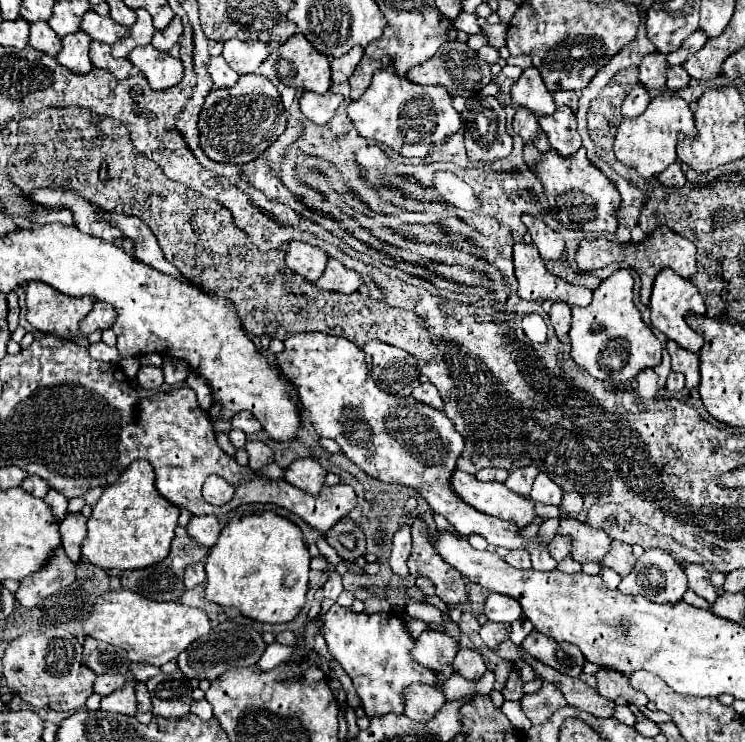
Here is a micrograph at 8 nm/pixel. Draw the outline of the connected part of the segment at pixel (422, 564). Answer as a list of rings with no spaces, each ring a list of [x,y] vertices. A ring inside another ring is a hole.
[[[413,519],[411,535],[413,535],[413,549],[407,559],[409,573],[413,577],[431,579],[435,585],[437,597],[443,603],[447,603],[449,607],[465,603],[467,601],[465,581],[459,575],[459,571],[455,571],[451,565],[443,563],[443,559],[435,553],[423,519]]]

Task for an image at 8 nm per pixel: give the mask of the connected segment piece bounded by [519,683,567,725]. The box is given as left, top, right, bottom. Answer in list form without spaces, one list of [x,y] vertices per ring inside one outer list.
[[[543,683],[543,689],[539,693],[525,695],[519,703],[523,713],[529,717],[533,725],[545,723],[557,709],[567,705],[567,701],[563,699],[563,693],[557,691],[551,683]]]

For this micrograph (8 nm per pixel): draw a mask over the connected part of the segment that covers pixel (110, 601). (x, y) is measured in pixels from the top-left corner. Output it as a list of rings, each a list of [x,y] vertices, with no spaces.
[[[127,589],[107,591],[95,599],[93,613],[83,621],[83,631],[87,637],[107,641],[129,653],[129,661],[149,663],[161,667],[163,663],[177,659],[197,637],[207,635],[211,629],[207,613],[183,603],[161,603],[137,595]]]

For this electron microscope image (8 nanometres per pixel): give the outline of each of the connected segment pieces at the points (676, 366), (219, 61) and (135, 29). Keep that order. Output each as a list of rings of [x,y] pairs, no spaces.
[[[667,341],[667,351],[671,355],[671,369],[685,375],[687,389],[695,389],[699,385],[699,355],[681,349],[675,341]]]
[[[211,57],[209,67],[207,67],[211,81],[213,81],[213,89],[221,89],[221,87],[231,87],[237,83],[239,75],[225,63],[225,59],[219,57]]]
[[[143,9],[137,11],[137,21],[129,27],[127,35],[123,39],[119,39],[119,43],[113,45],[113,55],[119,57],[127,57],[135,47],[143,47],[151,43],[151,37],[155,33],[155,27],[151,23],[151,15]]]

